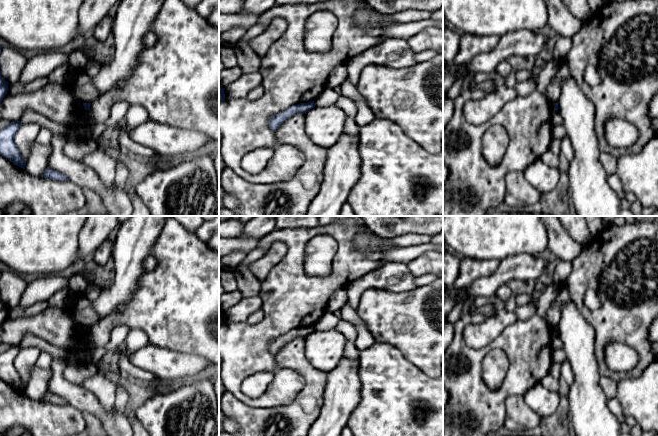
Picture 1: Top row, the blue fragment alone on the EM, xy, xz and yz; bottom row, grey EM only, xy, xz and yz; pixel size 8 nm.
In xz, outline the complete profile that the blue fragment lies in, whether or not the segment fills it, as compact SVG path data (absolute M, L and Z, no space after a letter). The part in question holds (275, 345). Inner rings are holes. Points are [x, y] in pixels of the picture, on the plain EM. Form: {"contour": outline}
{"contour": "M314 325L293 329L289 331L288 333L271 341L269 344L269 351L275 356L278 353L278 351L293 338L297 336L306 337L314 331L315 331Z"}

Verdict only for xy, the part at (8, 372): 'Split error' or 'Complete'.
Complete

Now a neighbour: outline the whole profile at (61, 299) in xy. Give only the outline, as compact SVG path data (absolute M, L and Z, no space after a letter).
M61 289L52 295L47 303L49 307L66 308L74 296L69 289Z

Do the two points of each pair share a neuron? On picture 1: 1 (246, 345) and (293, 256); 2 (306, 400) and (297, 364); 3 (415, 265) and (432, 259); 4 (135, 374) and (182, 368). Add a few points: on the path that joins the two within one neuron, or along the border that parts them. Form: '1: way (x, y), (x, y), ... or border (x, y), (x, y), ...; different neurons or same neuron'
1: way (268, 323), (288, 303), (288, 278); same neuron
2: way (309, 391), (309, 376), (306, 373); same neuron
3: way (419, 265), (428, 263); same neuron
4: border (129, 361), (152, 372), (159, 378); different neurons

